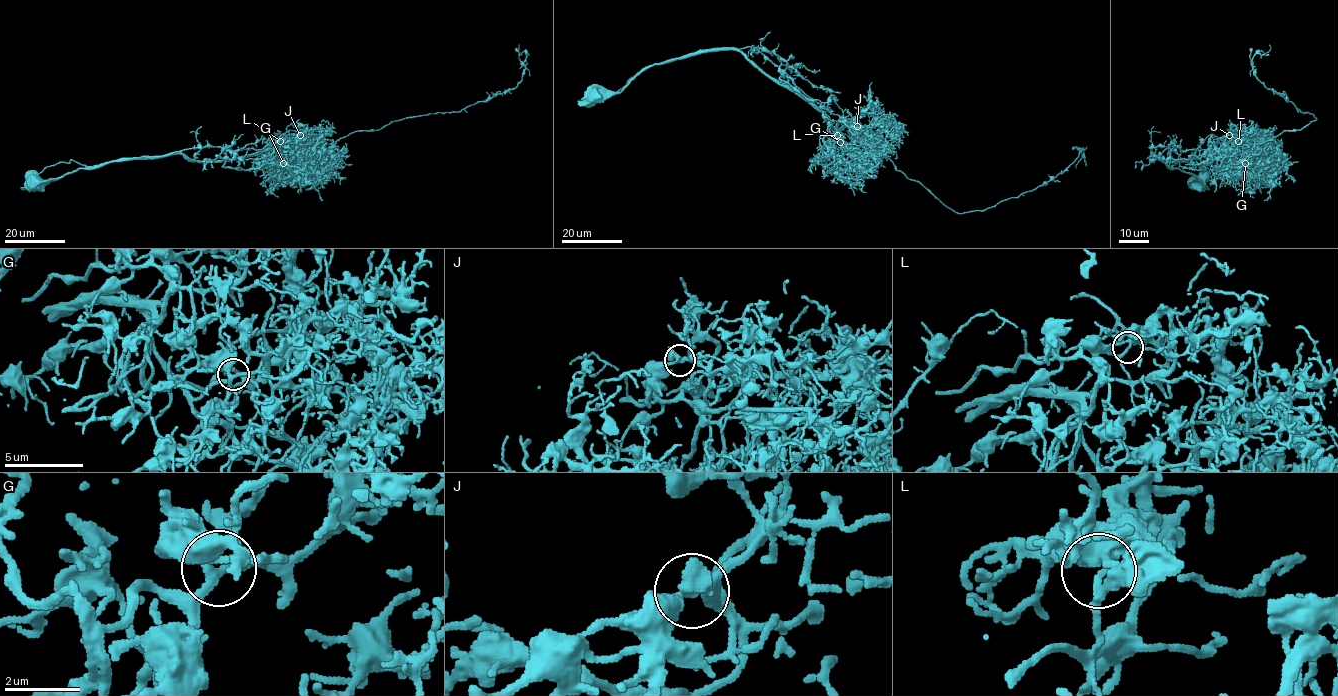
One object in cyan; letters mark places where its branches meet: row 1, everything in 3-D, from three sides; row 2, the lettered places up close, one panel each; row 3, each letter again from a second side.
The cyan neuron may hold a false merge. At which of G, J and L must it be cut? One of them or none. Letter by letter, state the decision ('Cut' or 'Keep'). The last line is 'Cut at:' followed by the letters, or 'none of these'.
G: Keep
J: Keep
L: Cut
Cut at: L

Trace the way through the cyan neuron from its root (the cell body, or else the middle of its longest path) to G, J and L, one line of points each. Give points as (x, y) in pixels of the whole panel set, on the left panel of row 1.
G: (35, 184), (113, 161), (174, 154), (196, 160), (230, 161), (272, 150), (273, 166), (283, 163)
J: (35, 184), (113, 161), (167, 156), (206, 146), (261, 149), (300, 135)
L: (35, 184), (79, 169), (138, 157), (184, 154), (196, 160), (230, 161), (273, 150), (280, 141)

